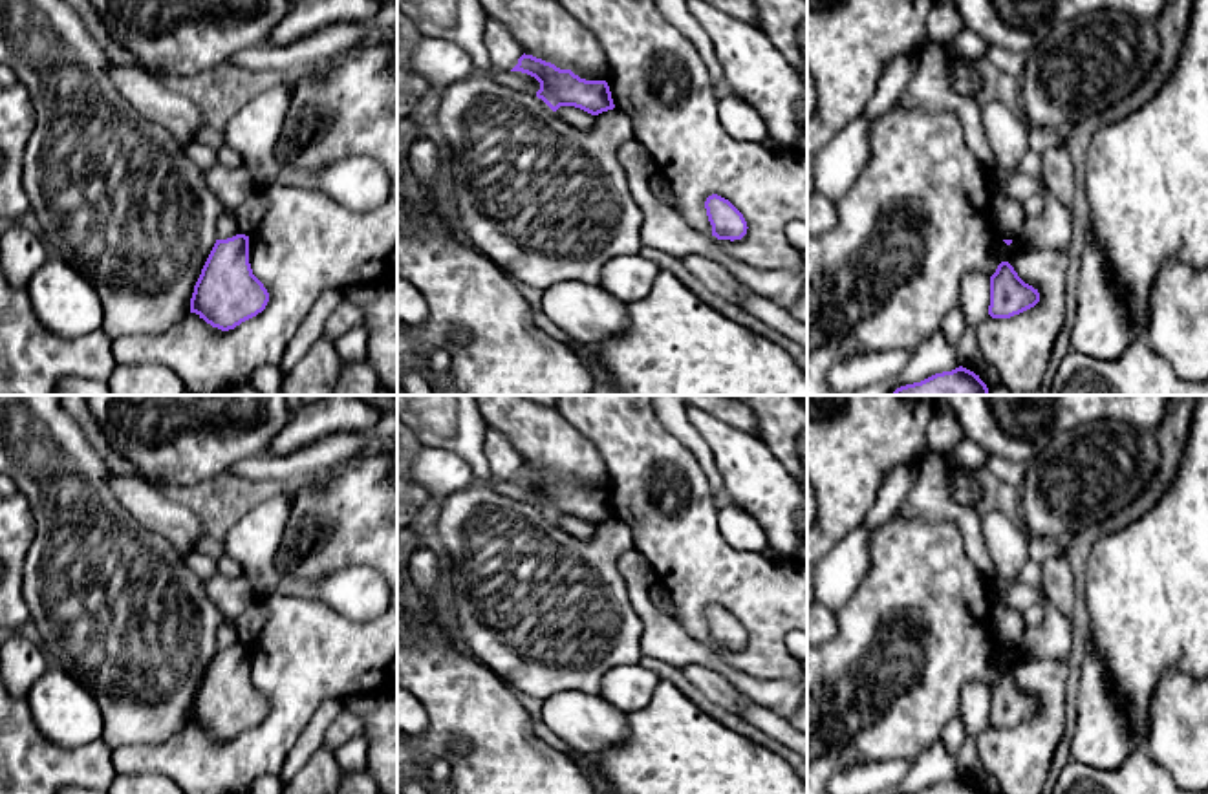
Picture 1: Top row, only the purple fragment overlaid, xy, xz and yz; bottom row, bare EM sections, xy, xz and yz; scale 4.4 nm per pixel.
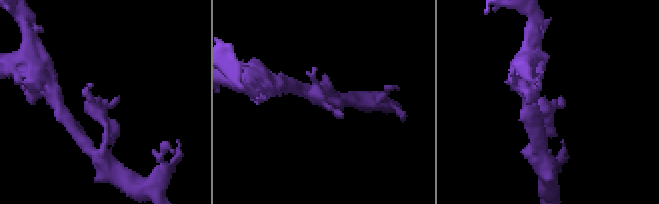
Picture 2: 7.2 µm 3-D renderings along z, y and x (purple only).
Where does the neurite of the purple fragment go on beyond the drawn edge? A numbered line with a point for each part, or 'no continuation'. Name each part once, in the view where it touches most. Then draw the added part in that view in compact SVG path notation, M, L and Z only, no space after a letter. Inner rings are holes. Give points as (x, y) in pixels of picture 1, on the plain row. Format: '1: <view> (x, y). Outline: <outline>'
no continuation

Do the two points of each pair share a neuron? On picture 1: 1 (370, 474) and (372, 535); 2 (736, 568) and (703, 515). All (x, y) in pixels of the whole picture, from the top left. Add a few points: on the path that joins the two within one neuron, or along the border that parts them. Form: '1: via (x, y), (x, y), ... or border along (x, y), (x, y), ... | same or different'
1: via (372, 489), (372, 520) | same
2: via (723, 555), (703, 535), (703, 527) | same

